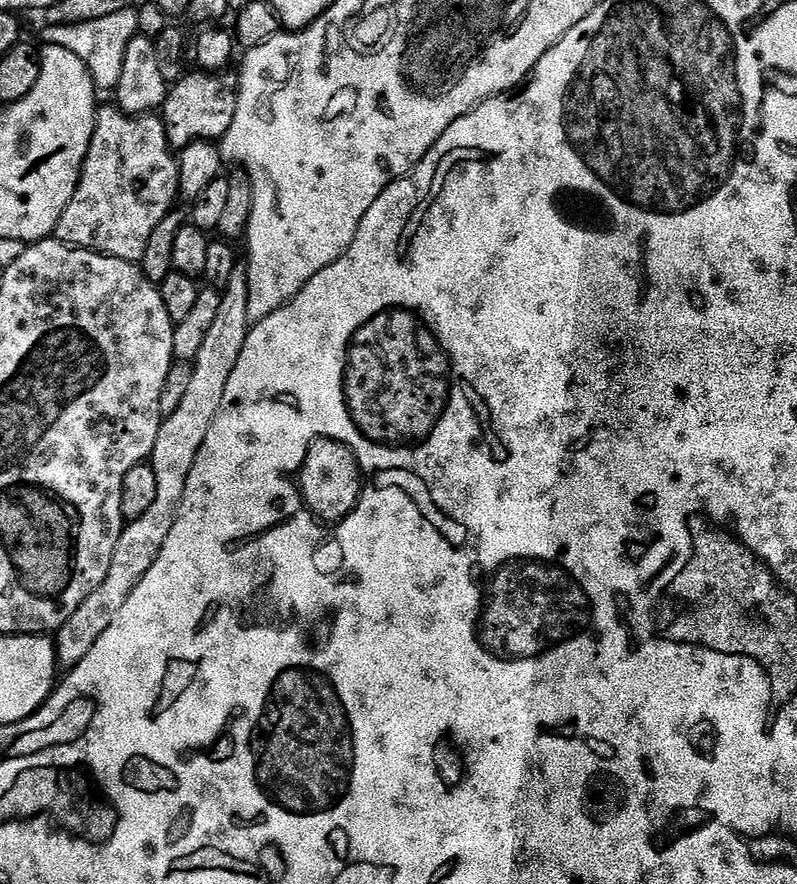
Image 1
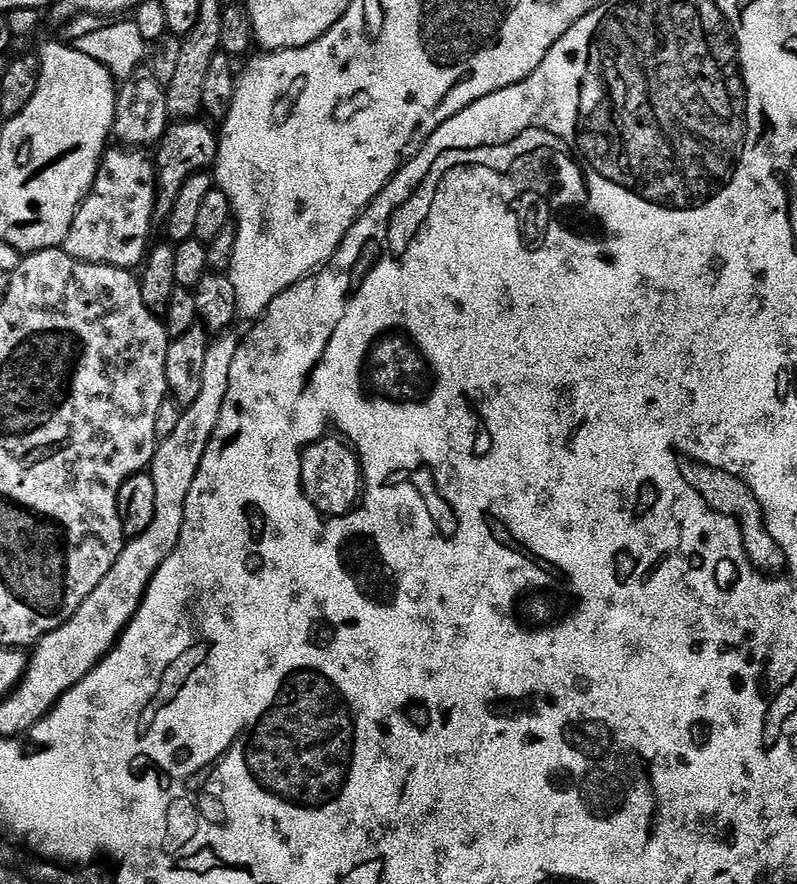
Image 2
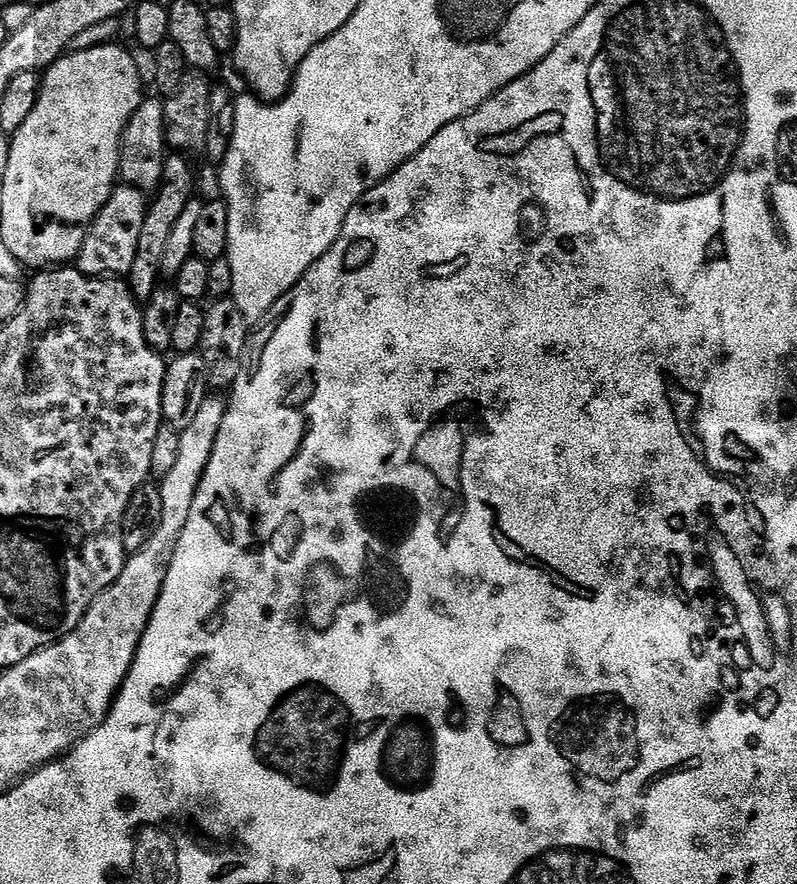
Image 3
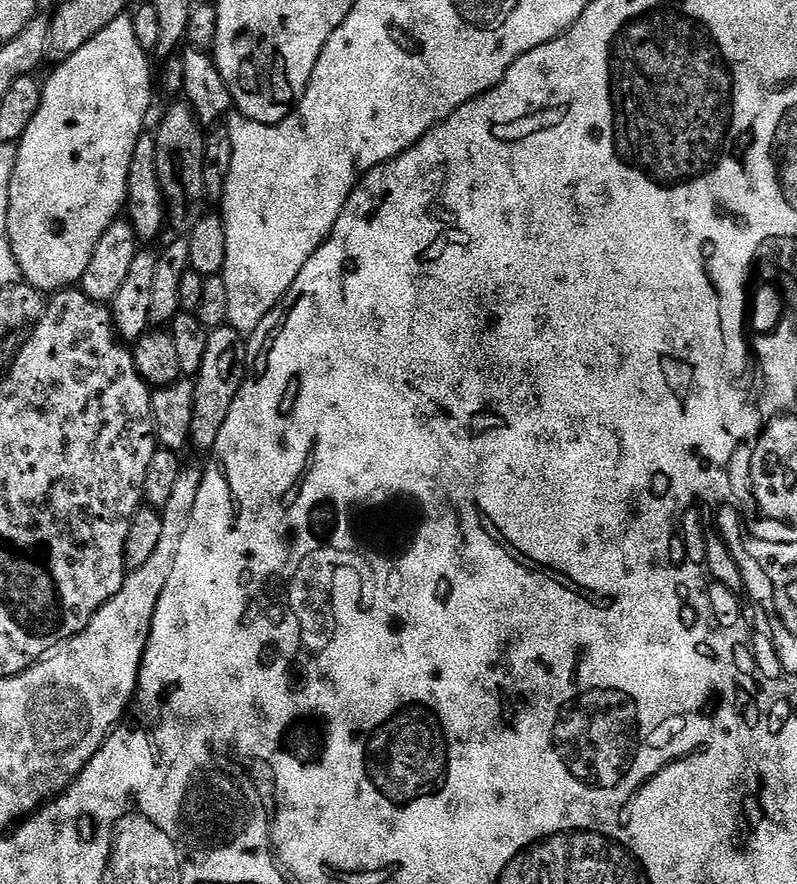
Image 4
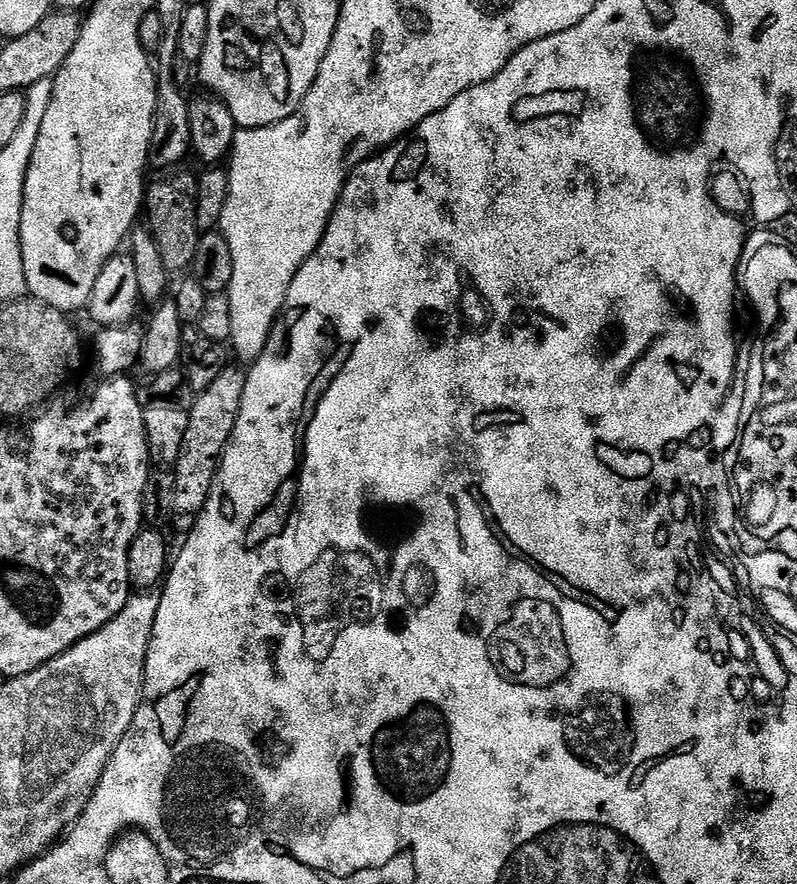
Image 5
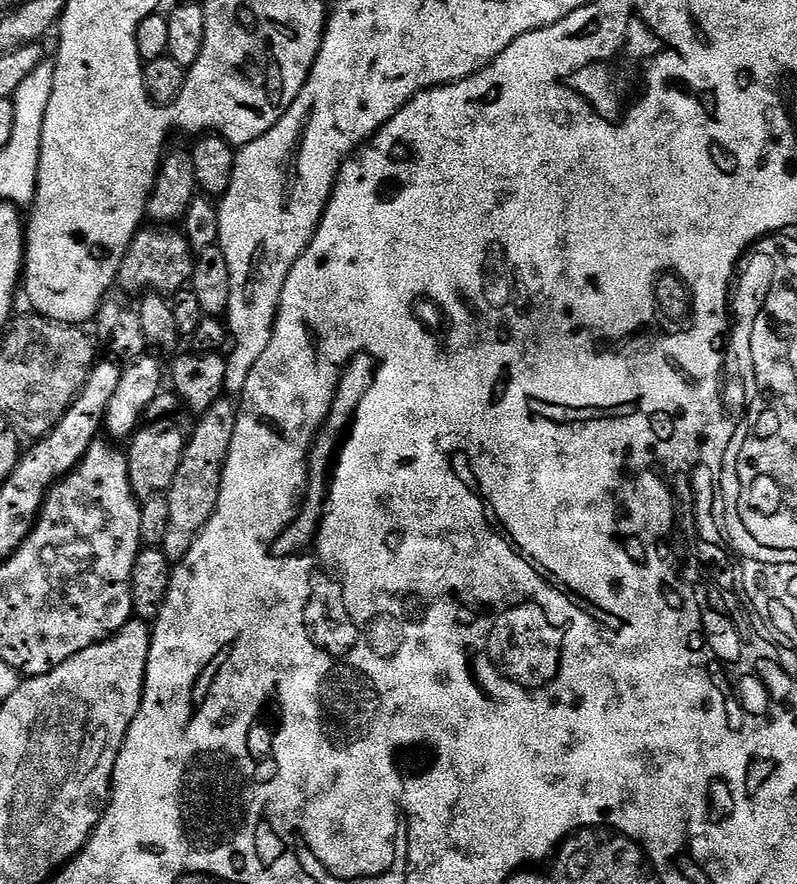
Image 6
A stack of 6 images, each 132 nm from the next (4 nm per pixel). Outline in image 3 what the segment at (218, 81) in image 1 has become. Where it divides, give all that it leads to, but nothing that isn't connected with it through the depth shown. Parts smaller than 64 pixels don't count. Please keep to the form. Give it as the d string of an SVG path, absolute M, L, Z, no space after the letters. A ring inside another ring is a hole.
M172 154L167 157L162 166L162 180L156 191L151 193L146 210L146 222L142 222L142 234L138 237L138 251L134 253L134 266L130 266L126 277L128 288L137 302L147 302L154 290L161 283L160 259L166 251L166 242L170 238L170 230L182 210L186 210L188 201L193 199L196 188L196 172L187 155Z

